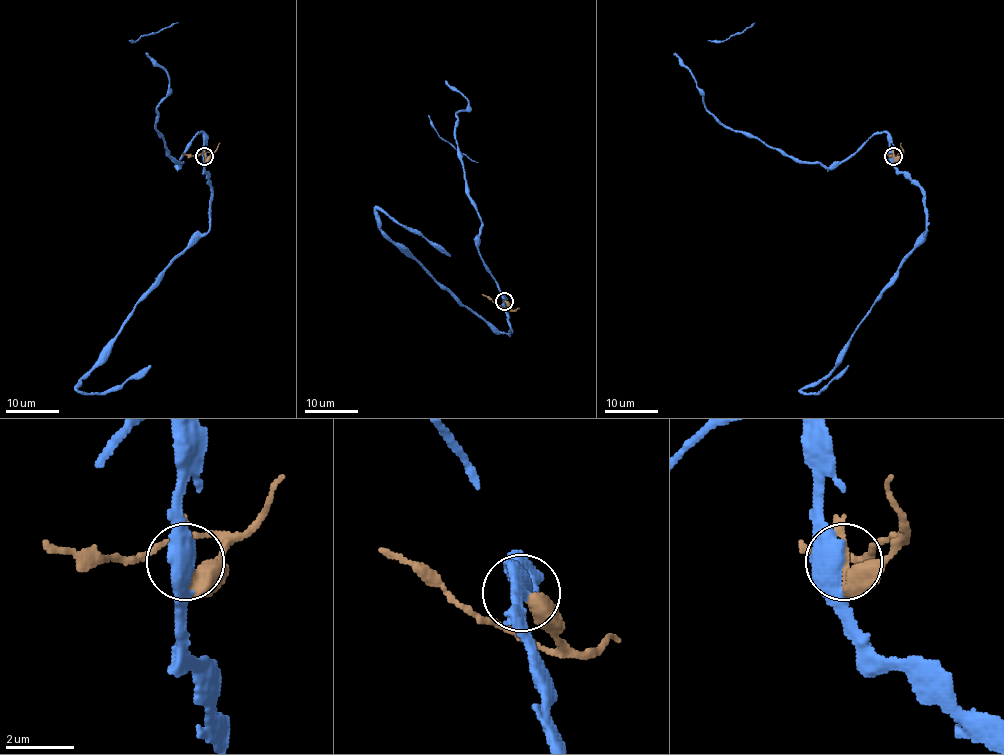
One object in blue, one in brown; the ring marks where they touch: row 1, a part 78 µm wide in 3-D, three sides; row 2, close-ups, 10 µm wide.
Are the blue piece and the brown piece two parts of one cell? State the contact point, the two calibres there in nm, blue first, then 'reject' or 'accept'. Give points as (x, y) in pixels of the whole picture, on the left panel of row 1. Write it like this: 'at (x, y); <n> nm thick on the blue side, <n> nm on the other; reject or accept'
at (204, 156); 550 nm thick on the blue side, 320 nm on the other; reject

